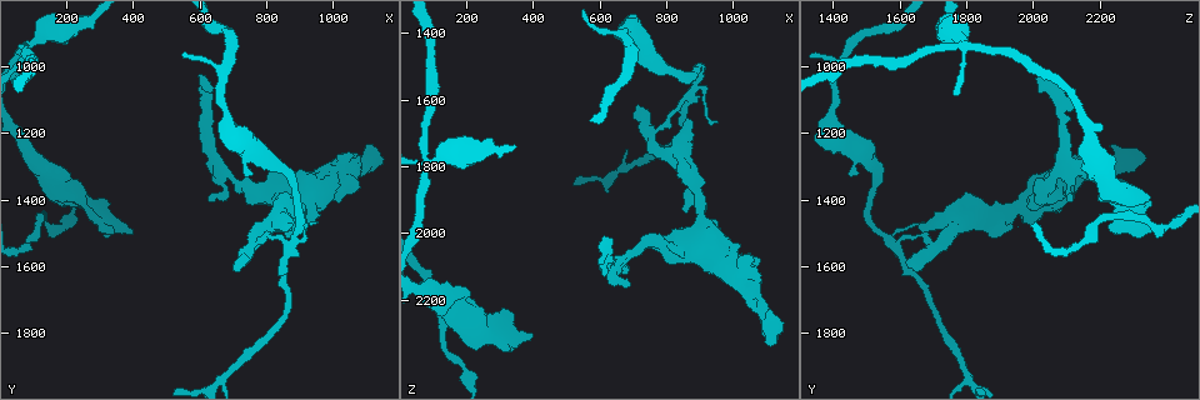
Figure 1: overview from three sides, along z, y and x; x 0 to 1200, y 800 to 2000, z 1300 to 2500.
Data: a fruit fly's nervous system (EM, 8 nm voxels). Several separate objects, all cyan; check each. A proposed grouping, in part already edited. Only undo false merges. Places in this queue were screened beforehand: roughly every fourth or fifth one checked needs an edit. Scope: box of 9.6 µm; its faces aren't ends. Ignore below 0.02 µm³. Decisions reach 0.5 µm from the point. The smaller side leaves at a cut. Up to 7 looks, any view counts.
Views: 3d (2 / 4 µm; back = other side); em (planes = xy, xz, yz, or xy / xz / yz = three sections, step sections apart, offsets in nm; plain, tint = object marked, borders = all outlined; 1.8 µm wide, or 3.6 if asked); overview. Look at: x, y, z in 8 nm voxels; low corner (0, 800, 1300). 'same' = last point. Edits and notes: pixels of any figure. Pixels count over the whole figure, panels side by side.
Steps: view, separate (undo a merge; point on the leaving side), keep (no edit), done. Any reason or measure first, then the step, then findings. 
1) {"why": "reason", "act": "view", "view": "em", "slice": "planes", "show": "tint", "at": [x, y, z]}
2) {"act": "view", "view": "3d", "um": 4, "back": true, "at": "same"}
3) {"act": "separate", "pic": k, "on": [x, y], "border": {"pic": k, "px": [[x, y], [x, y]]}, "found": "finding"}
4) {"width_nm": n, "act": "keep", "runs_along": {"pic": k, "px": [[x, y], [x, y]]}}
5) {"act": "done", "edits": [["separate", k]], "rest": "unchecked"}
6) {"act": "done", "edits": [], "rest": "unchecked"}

{"why": "side arm on a straight run", "act": "view", "view": "em", "slice": "xy", "step": 8, "show": "tint", "at": [870, 1530, 1580]}

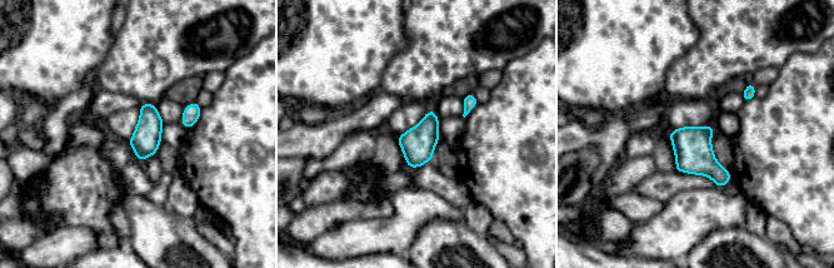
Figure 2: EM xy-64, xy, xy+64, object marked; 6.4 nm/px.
{"act": "keep", "found": "one cell here"}

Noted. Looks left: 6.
{"why": "abrupt turn", "act": "view", "view": "3d", "um": 4, "back": true, "at": [920, 1390, 2000]}

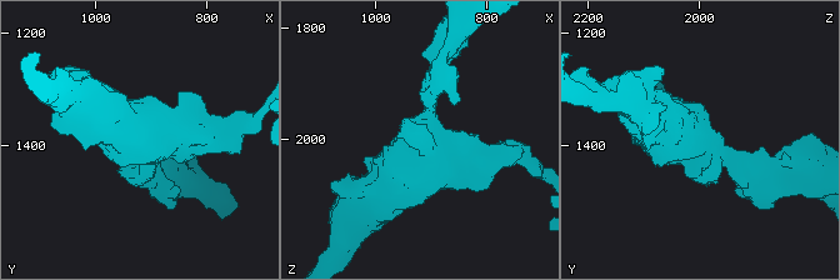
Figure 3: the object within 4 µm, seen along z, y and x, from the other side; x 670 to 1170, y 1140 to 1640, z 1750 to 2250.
{"why": "need the tissue", "act": "view", "view": "em", "slice": "planes", "show": "tint", "at": "same"}

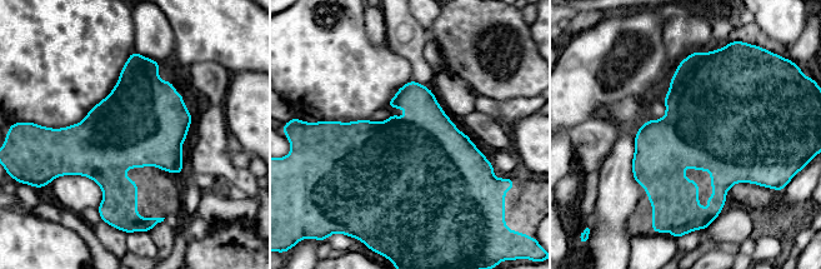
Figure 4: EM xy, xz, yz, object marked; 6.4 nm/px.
{"act": "keep", "found": "continuous, no second cell"}

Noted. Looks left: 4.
{"why": "thin arm on a thick one", "act": "view", "view": "em", "slice": "xy", "step": 16, "show": "tint", "at": [90, 930, 1790]}

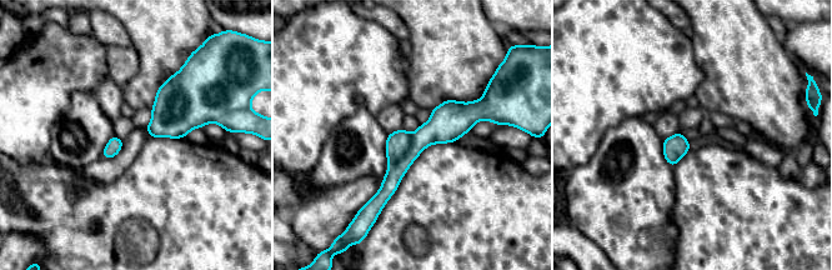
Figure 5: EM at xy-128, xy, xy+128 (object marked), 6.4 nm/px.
{"why": "another direction", "act": "view", "view": "em", "slice": "planes", "show": "tint", "at": "same"}

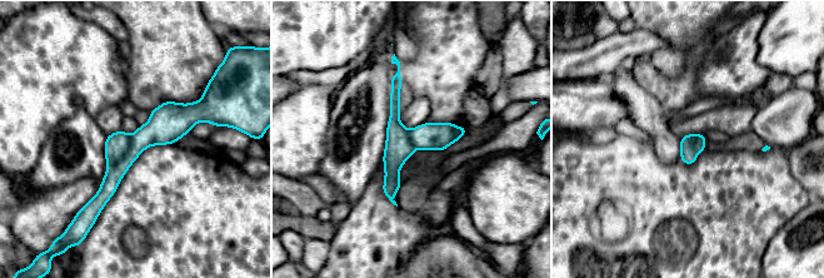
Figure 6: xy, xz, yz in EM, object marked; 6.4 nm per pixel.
{"act": "separate", "pic": 6, "on": [156, 132], "found": "a second cell is stuck on"}

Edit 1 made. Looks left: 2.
{"act": "done", "edits": [["separate", 6]], "rest": "unchecked"}

